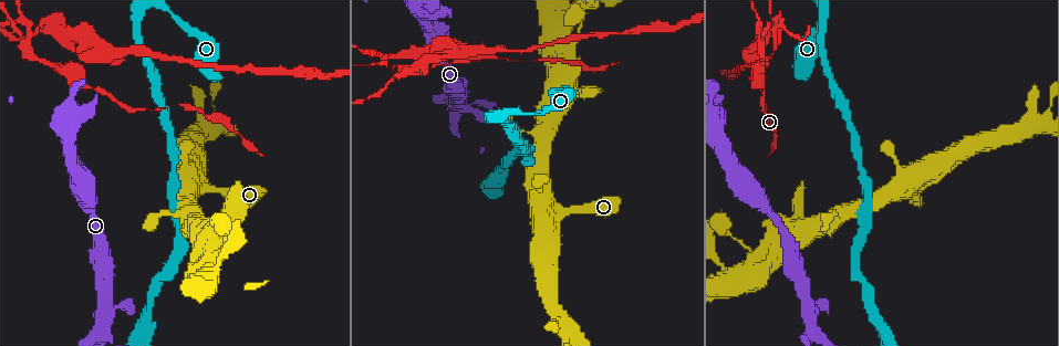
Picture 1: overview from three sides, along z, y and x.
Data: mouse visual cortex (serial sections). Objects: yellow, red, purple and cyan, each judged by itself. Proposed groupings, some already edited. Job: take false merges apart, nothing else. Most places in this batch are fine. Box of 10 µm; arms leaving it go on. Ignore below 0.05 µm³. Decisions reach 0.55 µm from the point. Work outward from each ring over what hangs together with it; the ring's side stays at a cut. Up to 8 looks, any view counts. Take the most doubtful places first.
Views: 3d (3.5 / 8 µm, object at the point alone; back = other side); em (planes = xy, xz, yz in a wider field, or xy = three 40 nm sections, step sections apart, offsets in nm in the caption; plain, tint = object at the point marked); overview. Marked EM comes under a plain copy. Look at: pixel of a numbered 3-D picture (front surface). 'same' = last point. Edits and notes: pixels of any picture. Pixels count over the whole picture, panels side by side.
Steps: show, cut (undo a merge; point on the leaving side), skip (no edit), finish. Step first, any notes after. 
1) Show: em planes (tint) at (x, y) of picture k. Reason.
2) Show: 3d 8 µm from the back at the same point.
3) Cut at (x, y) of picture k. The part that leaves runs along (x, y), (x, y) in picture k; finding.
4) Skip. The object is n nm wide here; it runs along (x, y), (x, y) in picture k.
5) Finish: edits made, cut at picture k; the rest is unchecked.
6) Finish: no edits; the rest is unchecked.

Show: 3d 3.5 µm at (513, 61) of picture 1. A narrow waist.

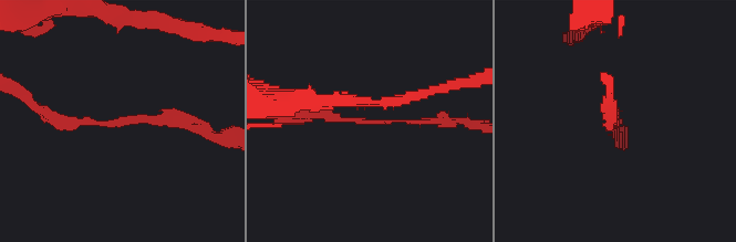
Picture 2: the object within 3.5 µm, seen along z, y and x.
Show: em planes (tint) at (373, 121) of picture 2.

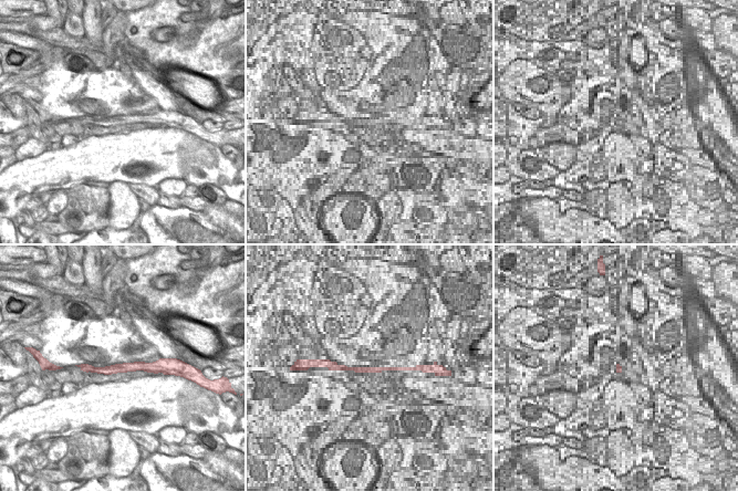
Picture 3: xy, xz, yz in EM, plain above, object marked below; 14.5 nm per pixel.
Skip. It runs along (157, 365), (114, 369), (86, 368) in picture 3; one cell here.

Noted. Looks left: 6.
Show: 3d 3.5 µm at (106, 333) of picture 1.

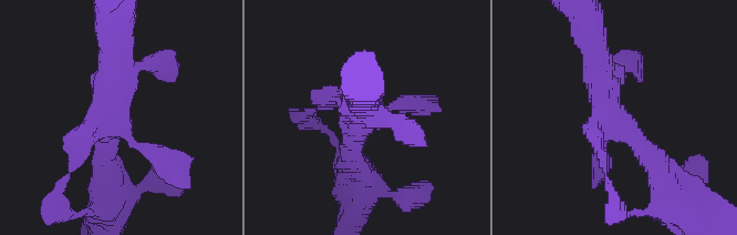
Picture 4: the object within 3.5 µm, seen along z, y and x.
Show: em xy step 1 (tint) at (114, 112) of picture 4. Now the EM.

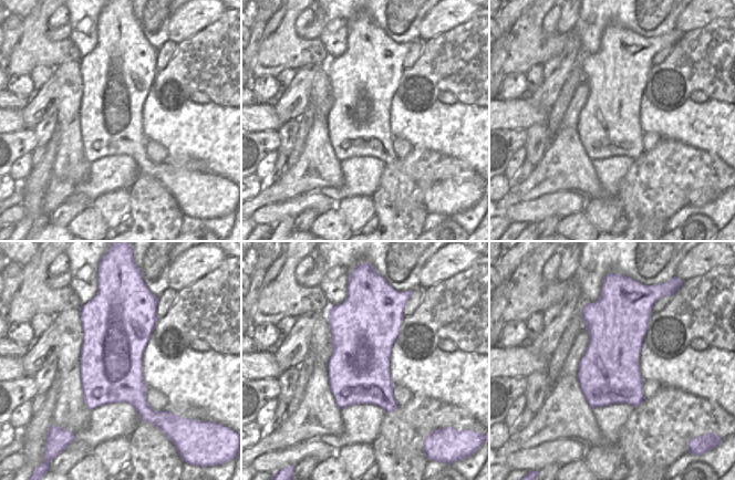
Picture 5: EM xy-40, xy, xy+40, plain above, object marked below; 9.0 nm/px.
Skip. It runs along (592, 42), (609, 116), (665, 154) in picture 4; continuous, no second cell.

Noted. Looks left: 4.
Show: 3d 3.5 µm at (755, 194) of picture 1. Sudden change in width.

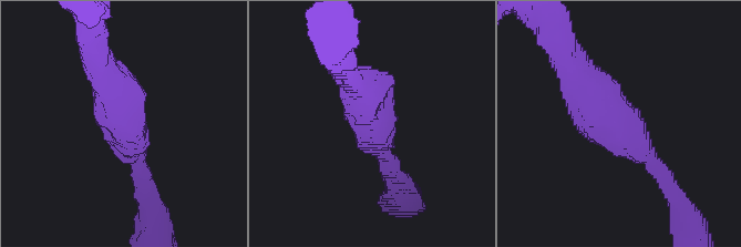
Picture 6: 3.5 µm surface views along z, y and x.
Skip. The arms are 300, 600 nm wide; it runs along (665, 179), (574, 71) in picture 6; all the same cell.

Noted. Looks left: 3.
Show: 3d 3.5 µm at (542, 136) of picture 1. Arms part here.

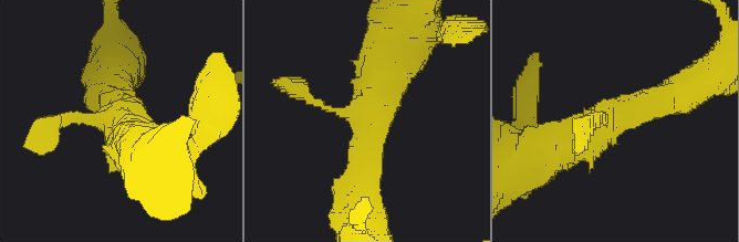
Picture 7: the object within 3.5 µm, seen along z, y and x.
Show: em xy step 1 (tint) at (615, 117) of picture 7. Now the EM.

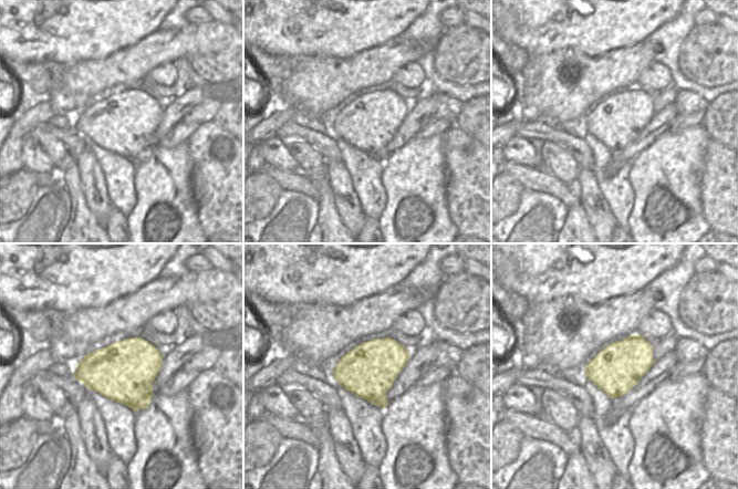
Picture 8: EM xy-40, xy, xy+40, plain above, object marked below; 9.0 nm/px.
Skip. It runs along (680, 93), (555, 147) in picture 7; one cell here.

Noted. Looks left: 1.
Finish: no edits; the rest is unchecked.

